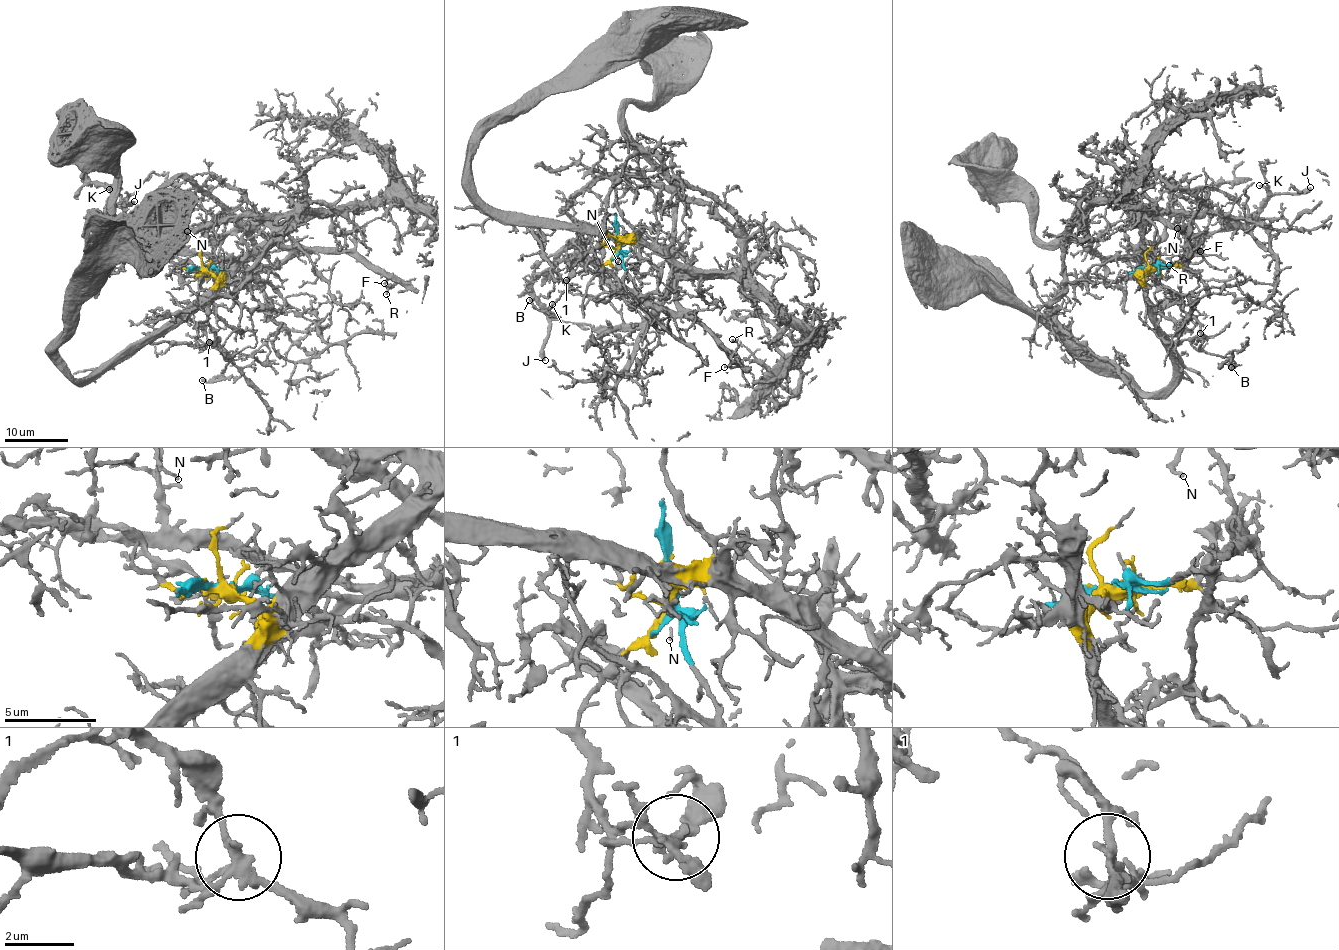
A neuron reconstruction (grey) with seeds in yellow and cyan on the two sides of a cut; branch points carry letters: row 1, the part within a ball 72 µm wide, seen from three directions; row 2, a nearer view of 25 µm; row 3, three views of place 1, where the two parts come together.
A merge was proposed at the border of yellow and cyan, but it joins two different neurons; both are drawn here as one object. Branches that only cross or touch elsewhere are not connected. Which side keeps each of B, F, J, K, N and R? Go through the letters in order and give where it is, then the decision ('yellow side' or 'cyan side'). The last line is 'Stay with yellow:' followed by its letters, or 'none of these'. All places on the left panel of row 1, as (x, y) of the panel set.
B: at (202, 380); cyan side
F: at (384, 283); cyan side
J: at (134, 201); cyan side
K: at (109, 189); cyan side
N: at (187, 231); cyan side
R: at (386, 294); cyan side
Stay with yellow: none of these

